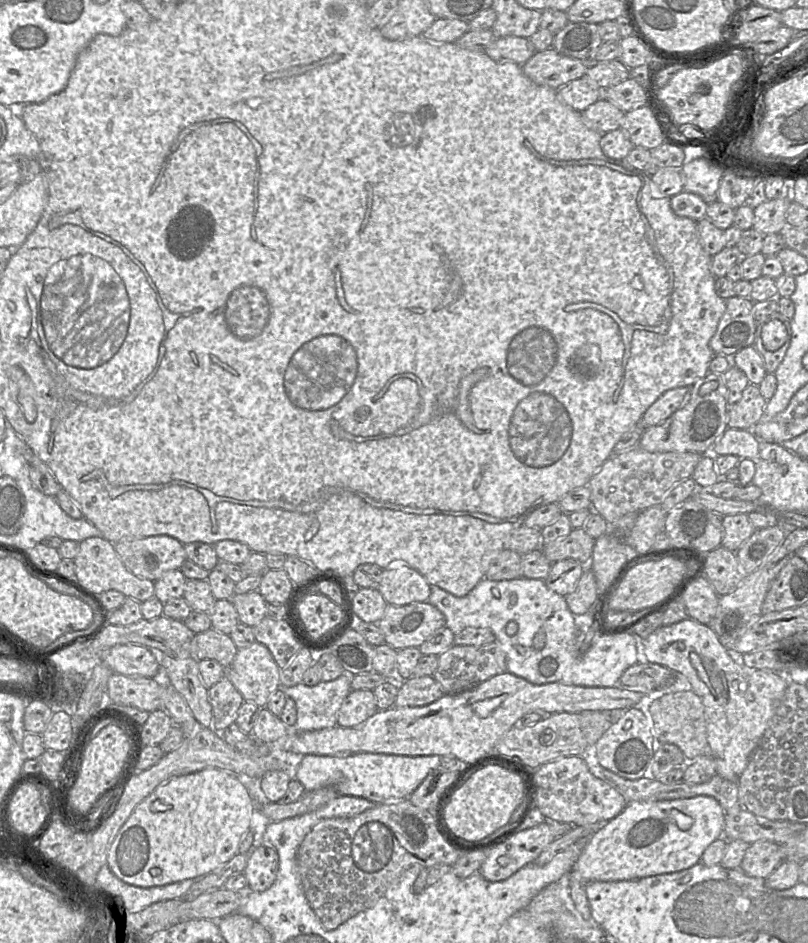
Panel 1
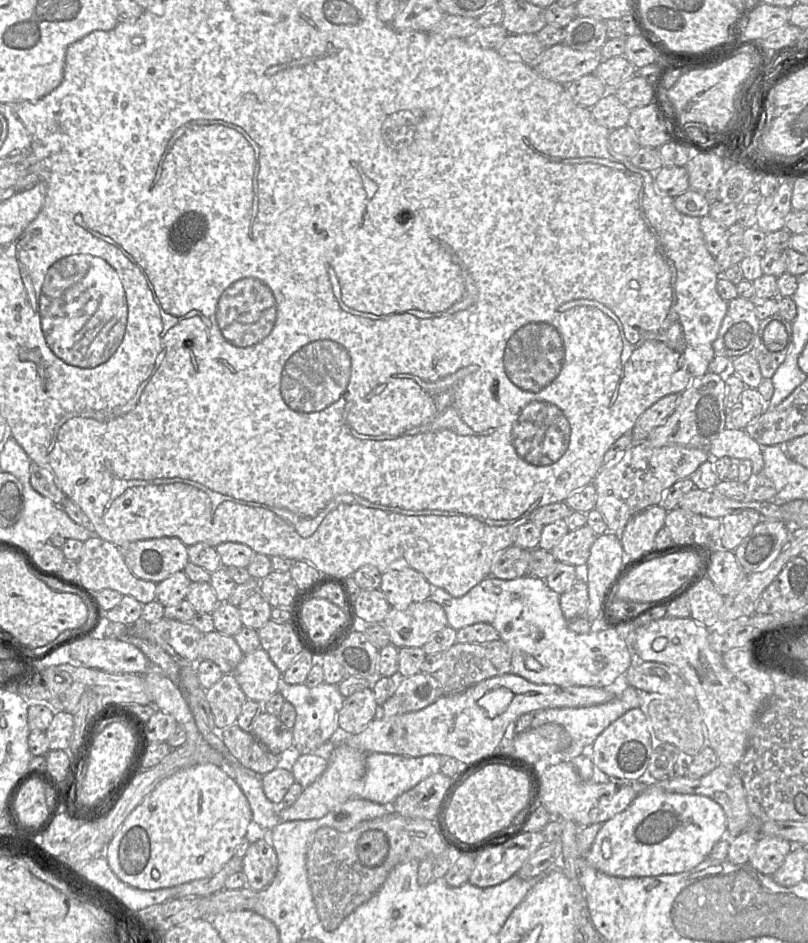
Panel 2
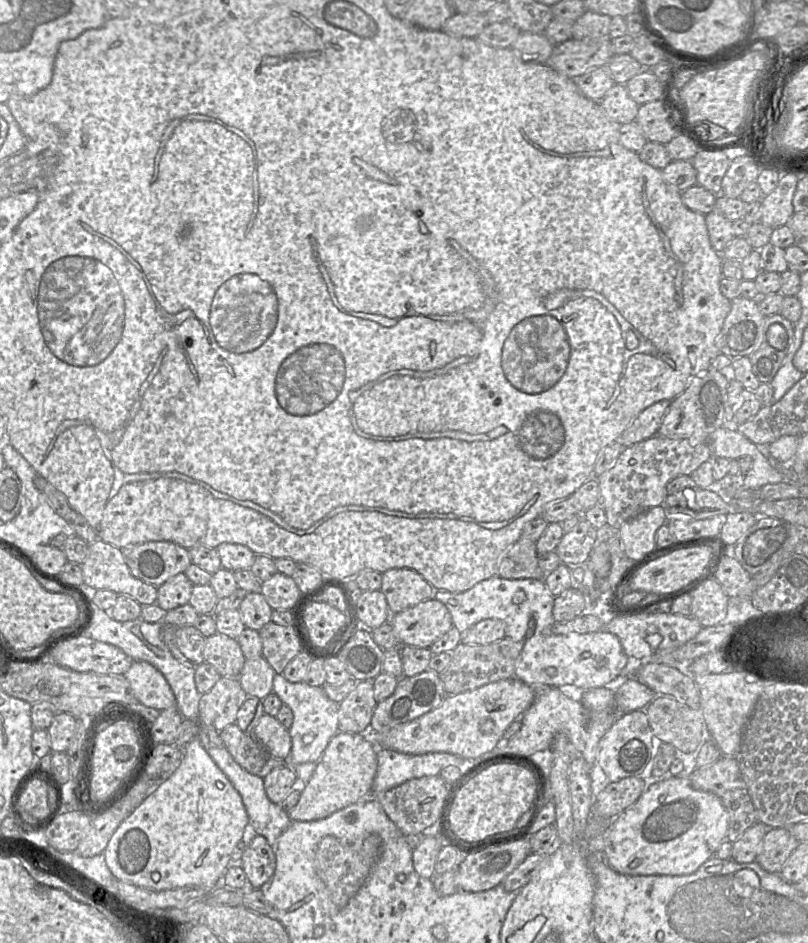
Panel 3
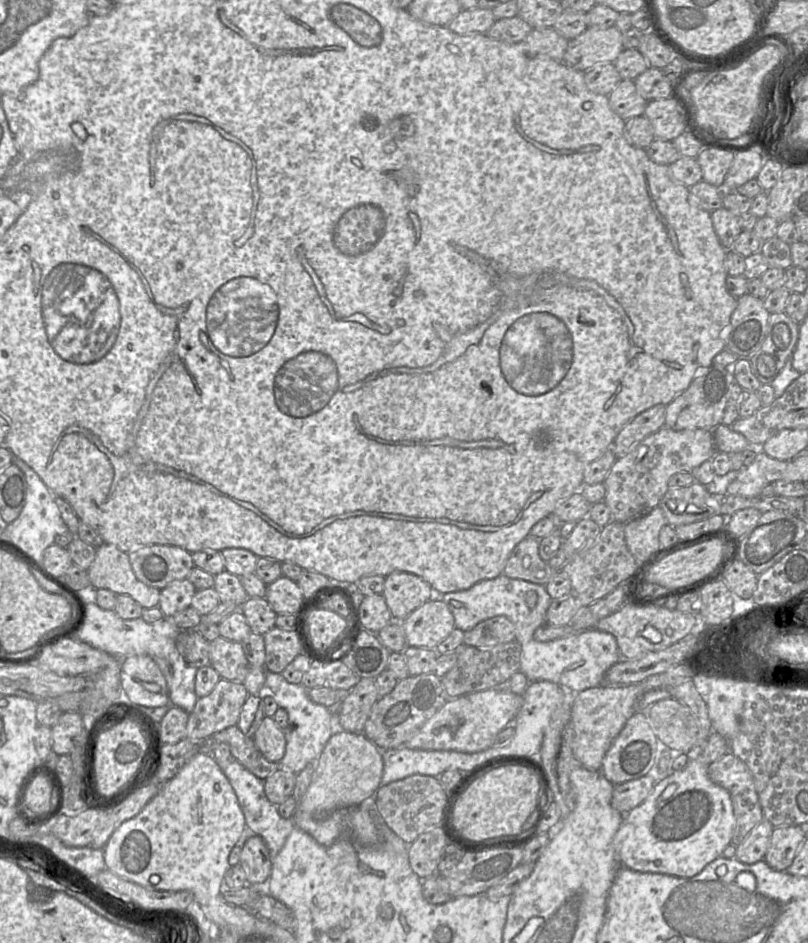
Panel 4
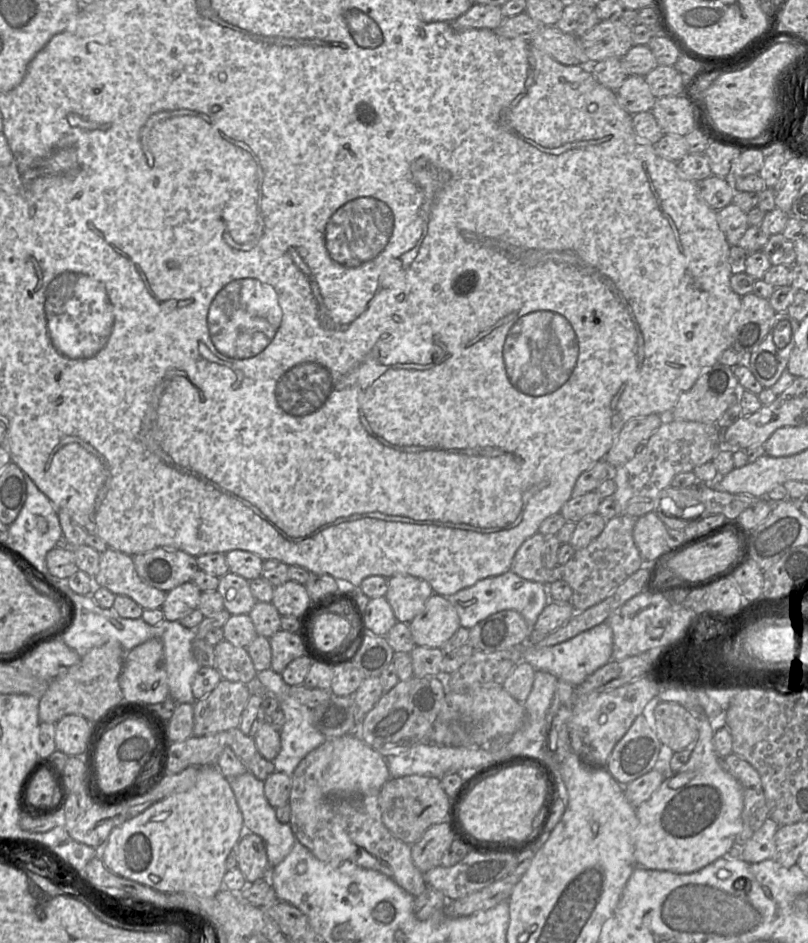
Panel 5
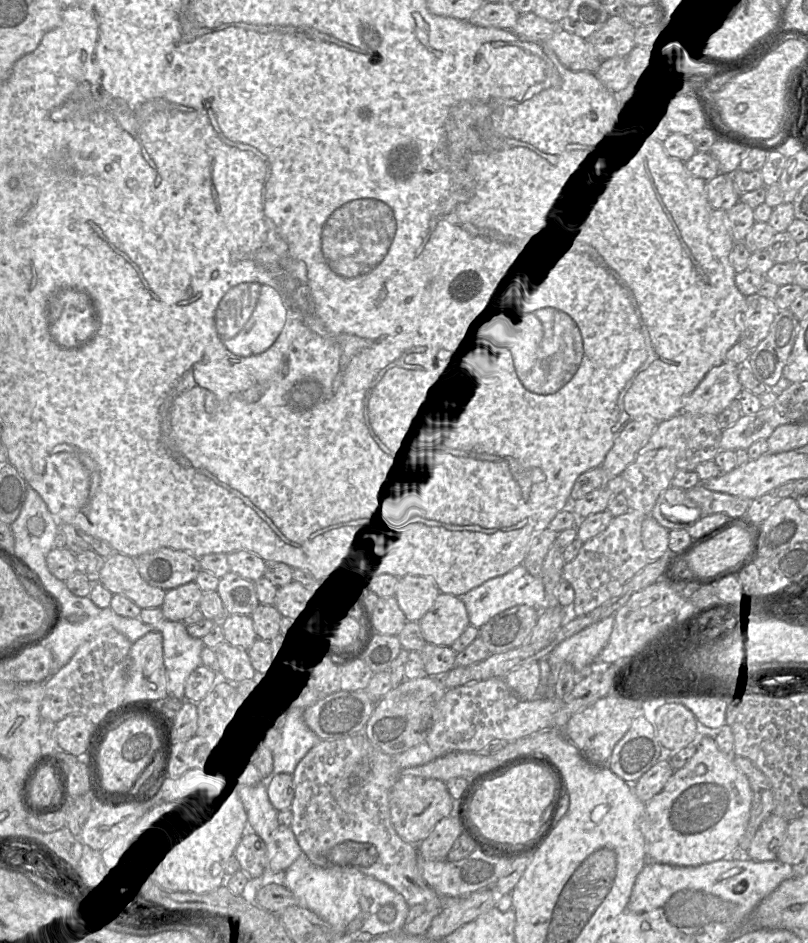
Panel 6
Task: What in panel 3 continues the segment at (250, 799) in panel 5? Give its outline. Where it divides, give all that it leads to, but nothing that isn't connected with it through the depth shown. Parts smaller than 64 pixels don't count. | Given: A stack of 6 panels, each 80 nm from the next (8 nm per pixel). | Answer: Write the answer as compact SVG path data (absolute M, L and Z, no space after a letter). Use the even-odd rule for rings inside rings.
M209 746L208 754L215 761L217 766L226 775L234 788L242 798L242 802L249 818L249 824L253 826L257 835L264 836L275 852L275 843L280 835L289 827L291 819L278 804L273 803L267 796L264 788L263 778L246 771L240 766L226 749L226 747Z

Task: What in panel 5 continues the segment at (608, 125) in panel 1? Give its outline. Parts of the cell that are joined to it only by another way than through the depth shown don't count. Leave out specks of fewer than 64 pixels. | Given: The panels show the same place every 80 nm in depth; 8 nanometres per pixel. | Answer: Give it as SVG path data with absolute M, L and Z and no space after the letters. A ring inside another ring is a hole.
M640 75L628 76L617 89L616 95L621 107L630 115L651 111L656 101L645 77Z

